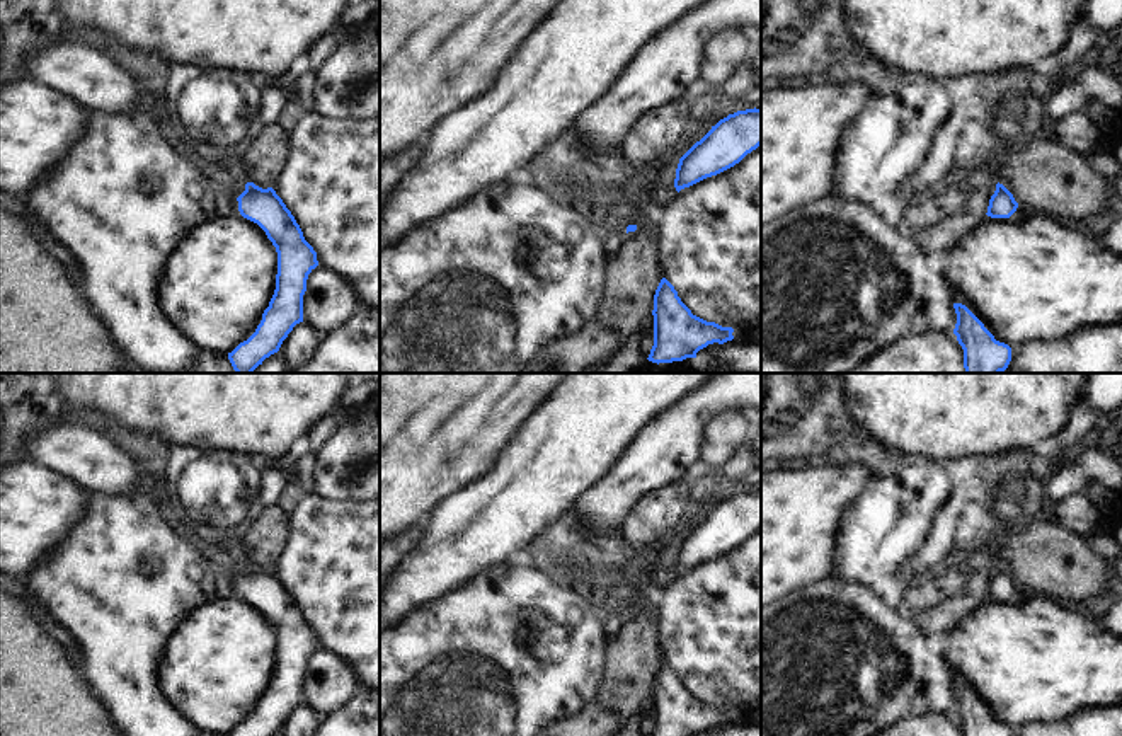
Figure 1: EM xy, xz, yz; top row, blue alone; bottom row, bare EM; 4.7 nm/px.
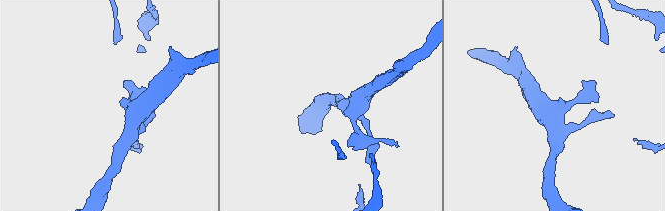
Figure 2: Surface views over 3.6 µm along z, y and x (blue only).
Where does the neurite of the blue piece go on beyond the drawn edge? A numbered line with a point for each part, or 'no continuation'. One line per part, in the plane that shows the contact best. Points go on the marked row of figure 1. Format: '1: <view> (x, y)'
no continuation

